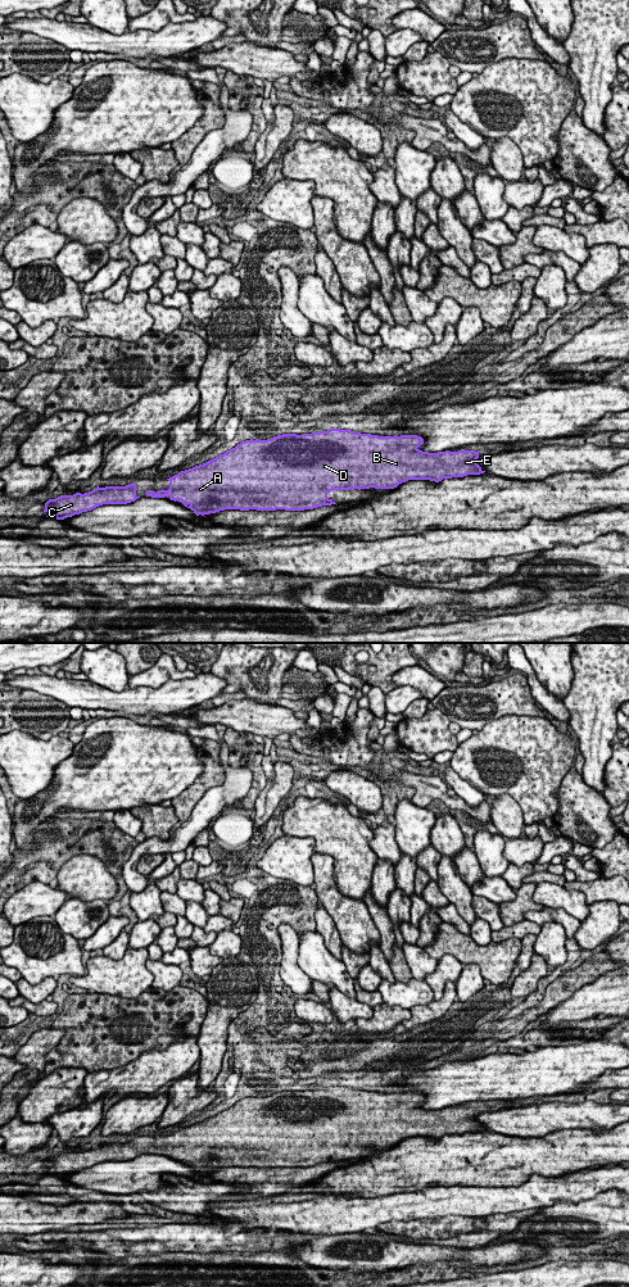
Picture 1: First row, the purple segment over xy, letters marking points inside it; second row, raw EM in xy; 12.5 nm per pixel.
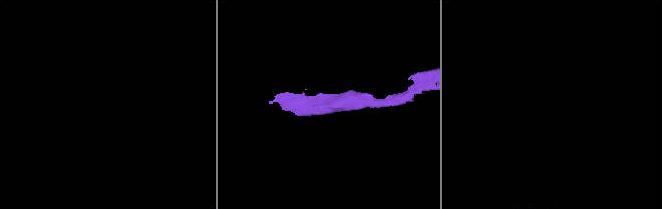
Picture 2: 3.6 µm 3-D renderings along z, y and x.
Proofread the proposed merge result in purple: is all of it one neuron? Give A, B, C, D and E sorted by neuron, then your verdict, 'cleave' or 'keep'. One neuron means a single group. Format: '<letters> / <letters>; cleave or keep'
A B C D E; keep

